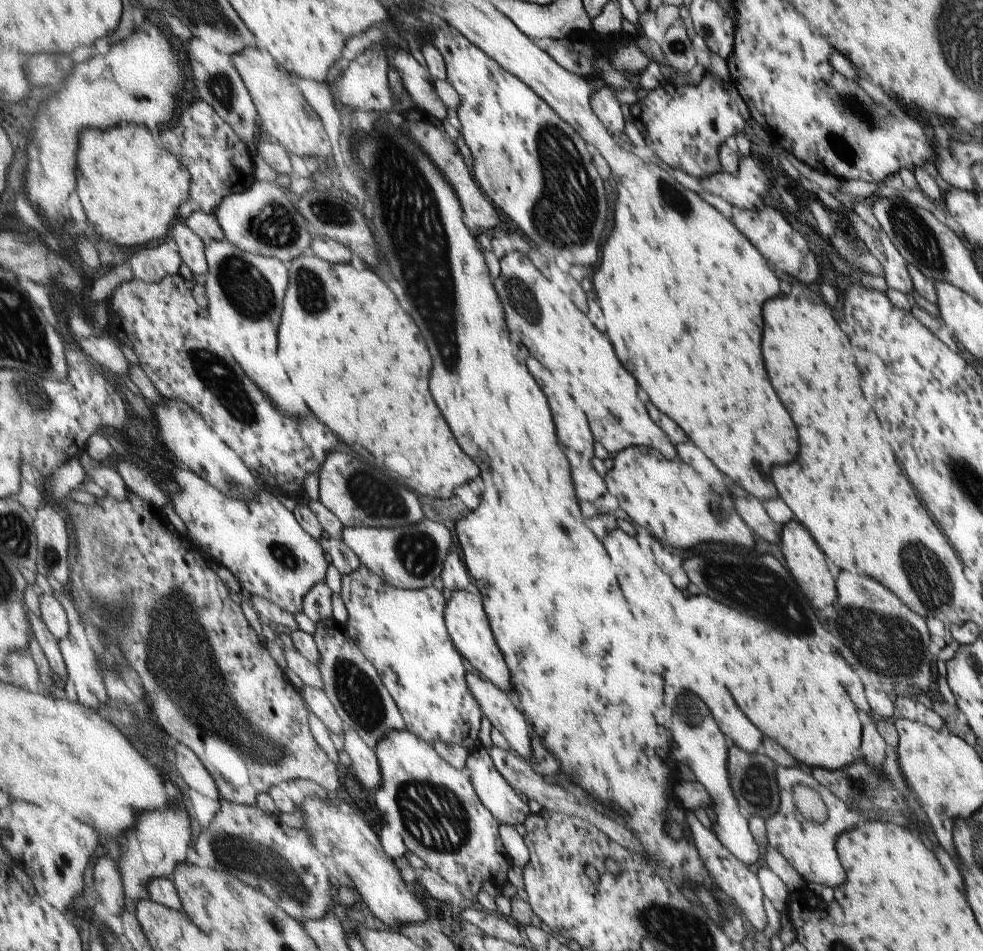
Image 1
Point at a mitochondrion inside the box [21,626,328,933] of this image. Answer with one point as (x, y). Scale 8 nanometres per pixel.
(229, 851)

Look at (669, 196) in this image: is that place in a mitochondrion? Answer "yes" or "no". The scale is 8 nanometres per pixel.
yes

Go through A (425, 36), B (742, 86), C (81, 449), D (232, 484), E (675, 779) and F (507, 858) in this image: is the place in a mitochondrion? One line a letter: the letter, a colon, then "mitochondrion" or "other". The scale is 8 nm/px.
A: other
B: other
C: other
D: mitochondrion
E: other
F: other

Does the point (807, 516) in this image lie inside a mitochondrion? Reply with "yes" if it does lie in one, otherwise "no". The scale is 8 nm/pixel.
no

